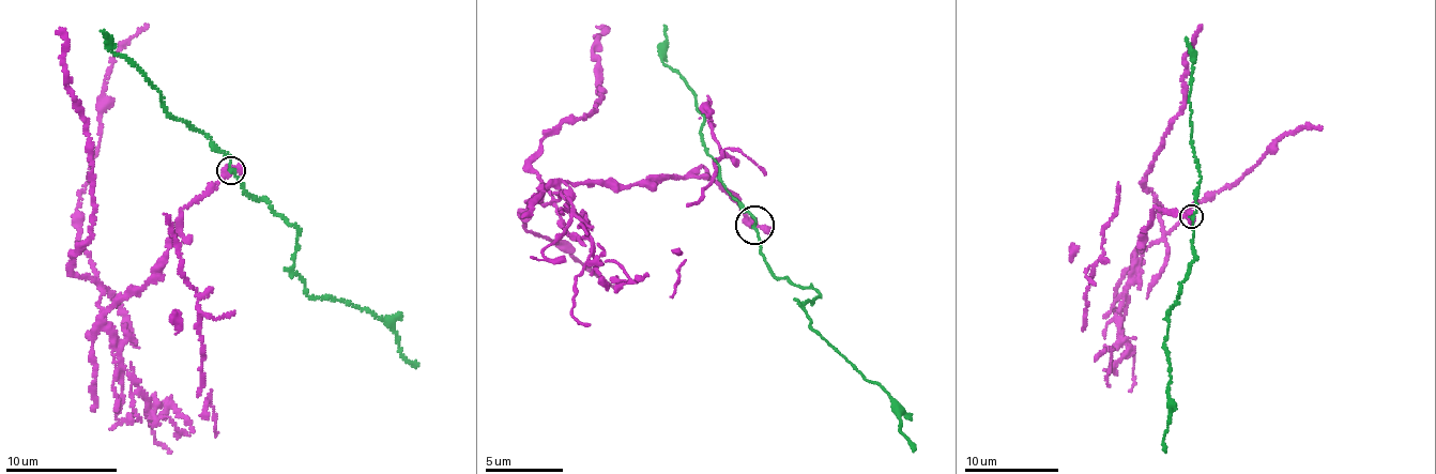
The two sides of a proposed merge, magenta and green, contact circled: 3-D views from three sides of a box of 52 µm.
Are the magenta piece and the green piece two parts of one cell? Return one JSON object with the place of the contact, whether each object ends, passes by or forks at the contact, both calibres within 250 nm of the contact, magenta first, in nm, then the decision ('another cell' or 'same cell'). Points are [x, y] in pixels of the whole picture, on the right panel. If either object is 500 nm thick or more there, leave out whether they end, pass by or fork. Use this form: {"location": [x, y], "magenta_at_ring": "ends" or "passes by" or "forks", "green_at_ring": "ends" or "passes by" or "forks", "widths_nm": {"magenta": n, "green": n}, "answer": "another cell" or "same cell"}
{"location": [1191, 216], "widths_nm": {"magenta": 650, "green": 140}, "answer": "another cell"}

